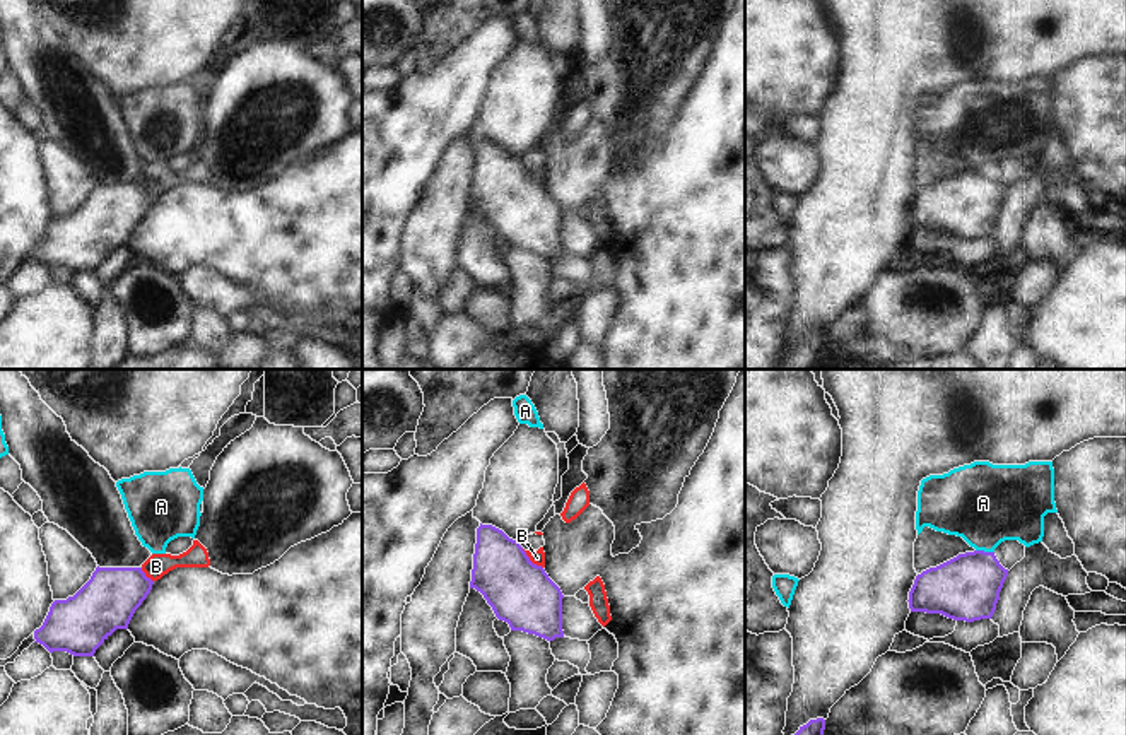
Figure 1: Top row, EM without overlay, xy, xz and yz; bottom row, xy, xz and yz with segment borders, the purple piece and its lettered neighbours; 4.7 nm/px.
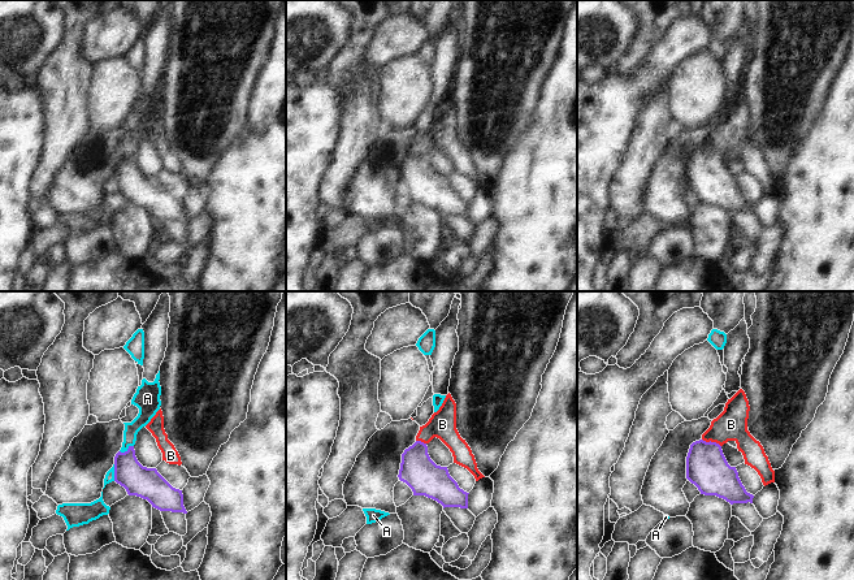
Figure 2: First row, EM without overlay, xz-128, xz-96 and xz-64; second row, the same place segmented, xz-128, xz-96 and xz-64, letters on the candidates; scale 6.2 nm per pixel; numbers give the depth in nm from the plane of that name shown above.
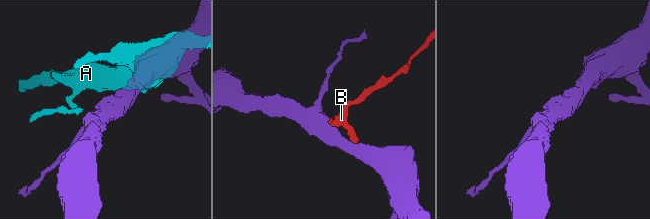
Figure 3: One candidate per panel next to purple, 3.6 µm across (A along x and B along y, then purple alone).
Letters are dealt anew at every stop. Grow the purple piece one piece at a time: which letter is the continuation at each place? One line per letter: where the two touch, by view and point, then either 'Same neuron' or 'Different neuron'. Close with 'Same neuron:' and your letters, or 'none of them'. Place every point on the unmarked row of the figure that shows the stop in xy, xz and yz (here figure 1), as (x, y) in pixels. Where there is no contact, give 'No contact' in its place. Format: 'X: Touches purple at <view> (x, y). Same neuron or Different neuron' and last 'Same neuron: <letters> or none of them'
A: Touches purple at yz (983, 168). Different neuron
B: Touches purple at xz (530, 178). Different neuron
Same neuron: none of them.

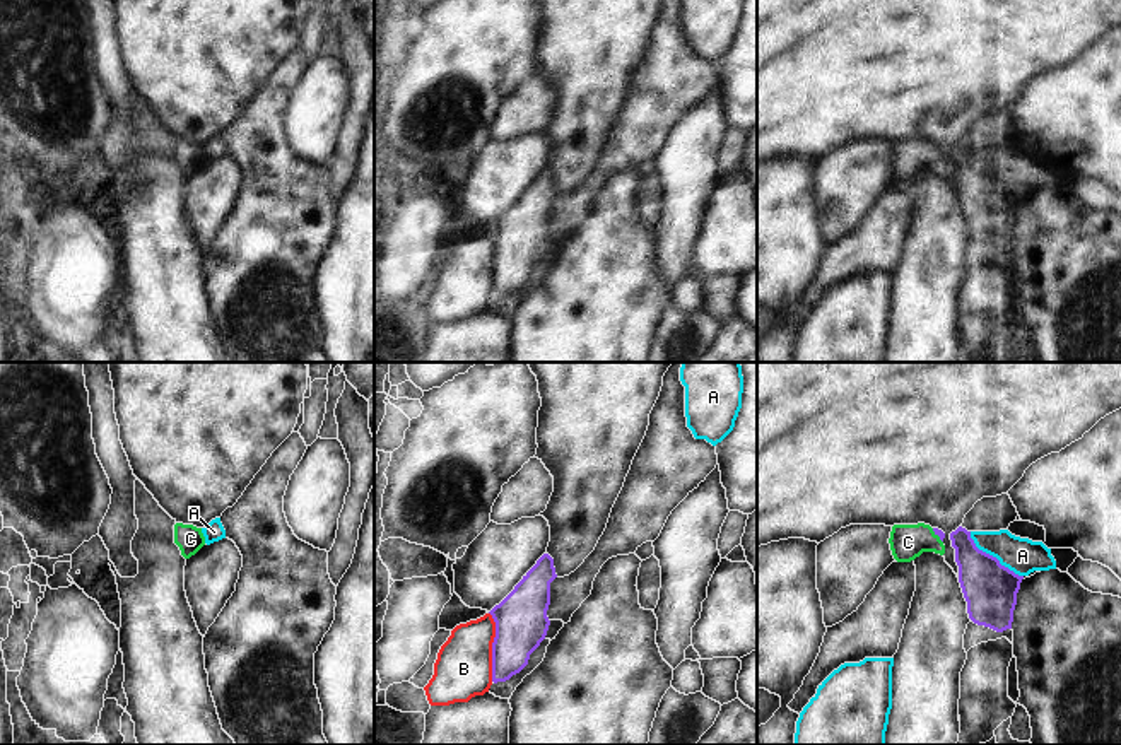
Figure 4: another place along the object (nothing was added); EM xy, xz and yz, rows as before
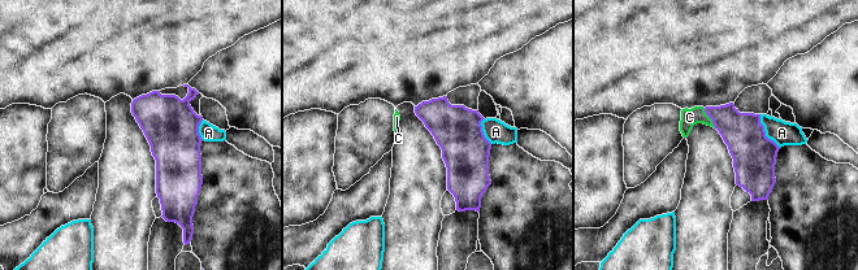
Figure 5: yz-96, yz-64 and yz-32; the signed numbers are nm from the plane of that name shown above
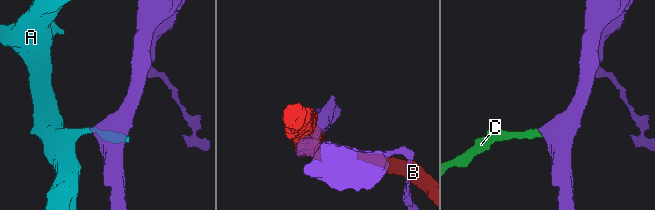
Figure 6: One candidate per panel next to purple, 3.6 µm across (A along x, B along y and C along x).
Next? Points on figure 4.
A: Touches purple at yz (991, 173). Different neuron
B: Touches purple at xz (493, 263). Different neuron
C: Touches purple at yz (937, 151). Same neuron
Same neuron: C.

